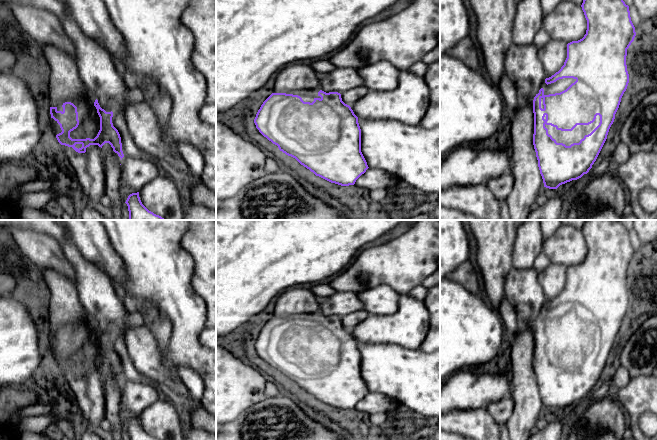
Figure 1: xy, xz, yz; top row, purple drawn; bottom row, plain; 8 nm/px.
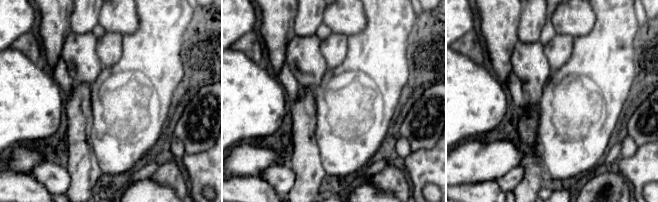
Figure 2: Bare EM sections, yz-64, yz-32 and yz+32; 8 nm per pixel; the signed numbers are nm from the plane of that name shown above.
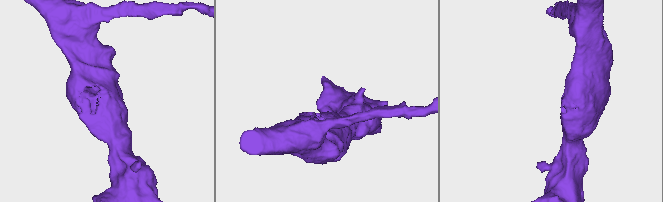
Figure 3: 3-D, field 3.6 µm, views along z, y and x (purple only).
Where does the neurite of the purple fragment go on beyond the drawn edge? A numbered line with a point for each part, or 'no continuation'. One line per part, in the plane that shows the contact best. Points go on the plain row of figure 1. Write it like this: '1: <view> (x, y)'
1: yz (566, 361)

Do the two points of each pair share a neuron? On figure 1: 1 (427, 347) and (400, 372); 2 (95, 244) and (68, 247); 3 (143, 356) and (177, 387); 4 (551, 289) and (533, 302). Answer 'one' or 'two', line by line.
1: two
2: two
3: one
4: two

